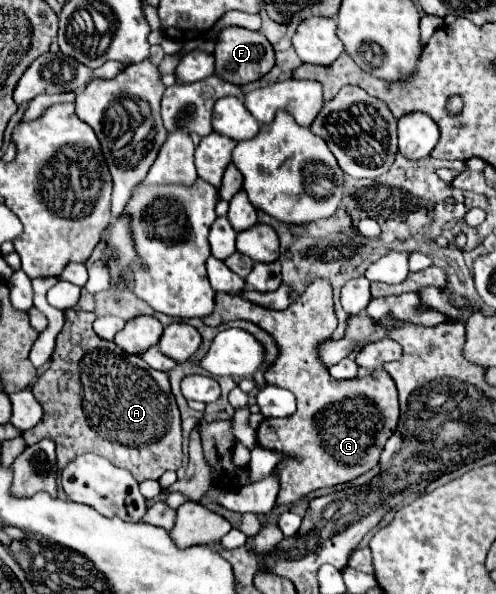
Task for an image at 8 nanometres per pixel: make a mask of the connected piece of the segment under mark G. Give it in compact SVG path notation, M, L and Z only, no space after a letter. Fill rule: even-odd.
M313 280L307 286L307 290L301 294L301 298L295 304L291 304L287 310L267 310L263 306L257 306L257 304L245 300L241 292L239 294L219 292L215 296L215 310L209 316L205 316L203 322L207 326L219 326L219 324L231 322L231 320L249 320L273 336L273 340L279 348L279 356L275 358L273 366L265 372L265 380L271 386L291 390L297 398L297 412L293 416L269 418L269 420L263 420L261 426L257 428L257 442L263 448L301 456L299 462L285 460L279 464L281 490L277 496L277 504L291 504L291 502L299 500L301 496L315 492L319 488L349 482L349 480L361 476L363 472L371 470L375 464L379 464L379 454L381 454L385 442L389 440L389 436L393 434L393 430L397 428L397 420L399 420L397 388L395 388L395 382L391 380L391 376L383 370L375 370L373 374L369 374L365 378L335 380L329 376L327 368L321 366L321 362L317 358L317 344L331 338L337 328L337 316L335 316L335 308L333 308L333 288L331 288L329 280Z

